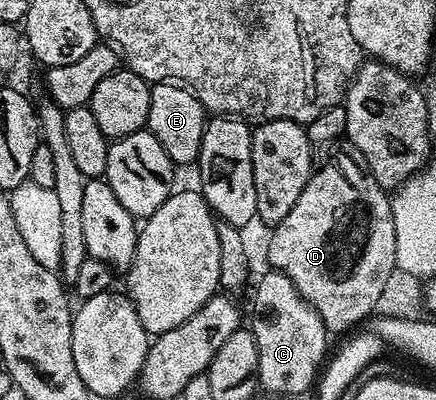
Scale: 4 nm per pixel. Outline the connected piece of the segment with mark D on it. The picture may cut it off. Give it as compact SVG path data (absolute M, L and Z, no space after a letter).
M347 152L348 154L333 153L328 163L324 167L317 169L313 173L312 178L306 184L306 188L302 188L302 196L298 196L298 204L294 204L294 208L290 208L290 213L286 215L286 220L282 220L271 231L272 239L268 242L268 263L267 265L274 270L280 270L286 276L290 276L290 280L294 284L294 288L298 288L298 292L313 306L318 312L318 316L322 316L322 320L326 324L326 328L333 335L340 334L343 330L348 330L351 326L356 326L364 317L371 315L378 301L378 296L385 287L386 280L390 277L390 272L397 268L396 264L396 241L394 240L394 216L392 215L392 204L389 195L378 184L378 180L374 180L374 176L368 171L364 165L364 159L355 152Z

